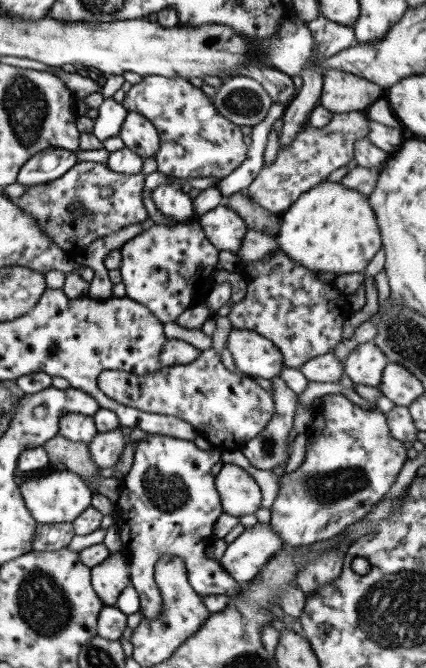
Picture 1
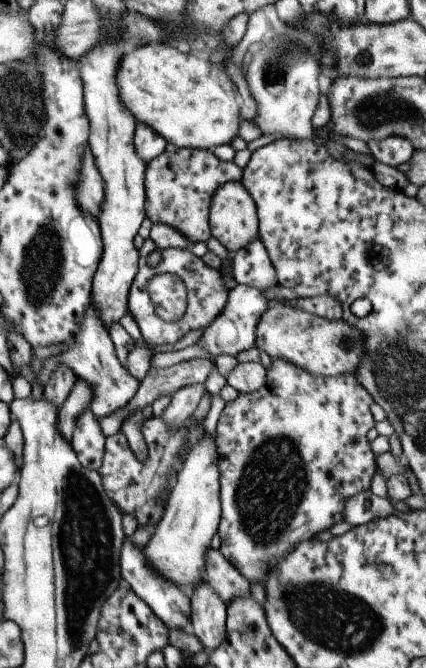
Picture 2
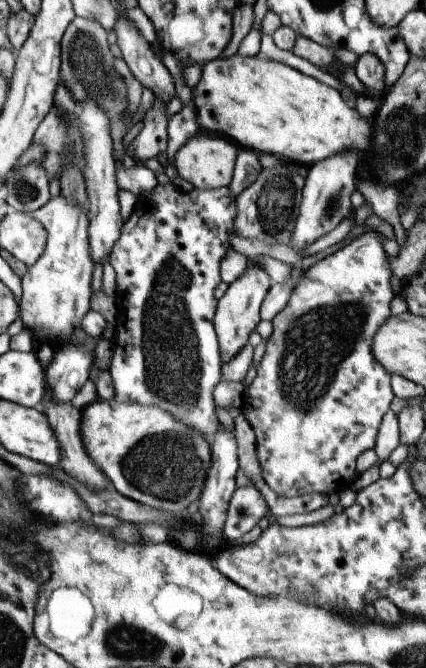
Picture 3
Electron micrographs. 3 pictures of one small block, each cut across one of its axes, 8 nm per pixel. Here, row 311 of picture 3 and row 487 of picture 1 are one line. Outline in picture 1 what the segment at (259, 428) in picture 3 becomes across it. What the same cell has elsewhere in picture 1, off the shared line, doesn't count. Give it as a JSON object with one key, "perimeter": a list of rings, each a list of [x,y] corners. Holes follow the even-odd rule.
{"perimeter":[[[337,393],[322,396],[305,434],[307,444],[302,466],[281,475],[279,493],[268,508],[272,530],[289,546],[305,546],[327,540],[361,521],[395,483],[396,475],[406,461],[403,443],[391,437],[385,414],[376,408],[361,408]]]}

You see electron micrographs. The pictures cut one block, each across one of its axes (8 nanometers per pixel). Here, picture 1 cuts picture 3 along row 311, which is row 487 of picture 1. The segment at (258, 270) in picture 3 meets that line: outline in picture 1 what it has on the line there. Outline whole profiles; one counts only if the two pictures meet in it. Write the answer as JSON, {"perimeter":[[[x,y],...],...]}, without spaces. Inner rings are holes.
{"perimeter":[[[222,464],[214,477],[222,513],[235,518],[253,515],[260,507],[261,494],[250,474],[235,464]]]}

